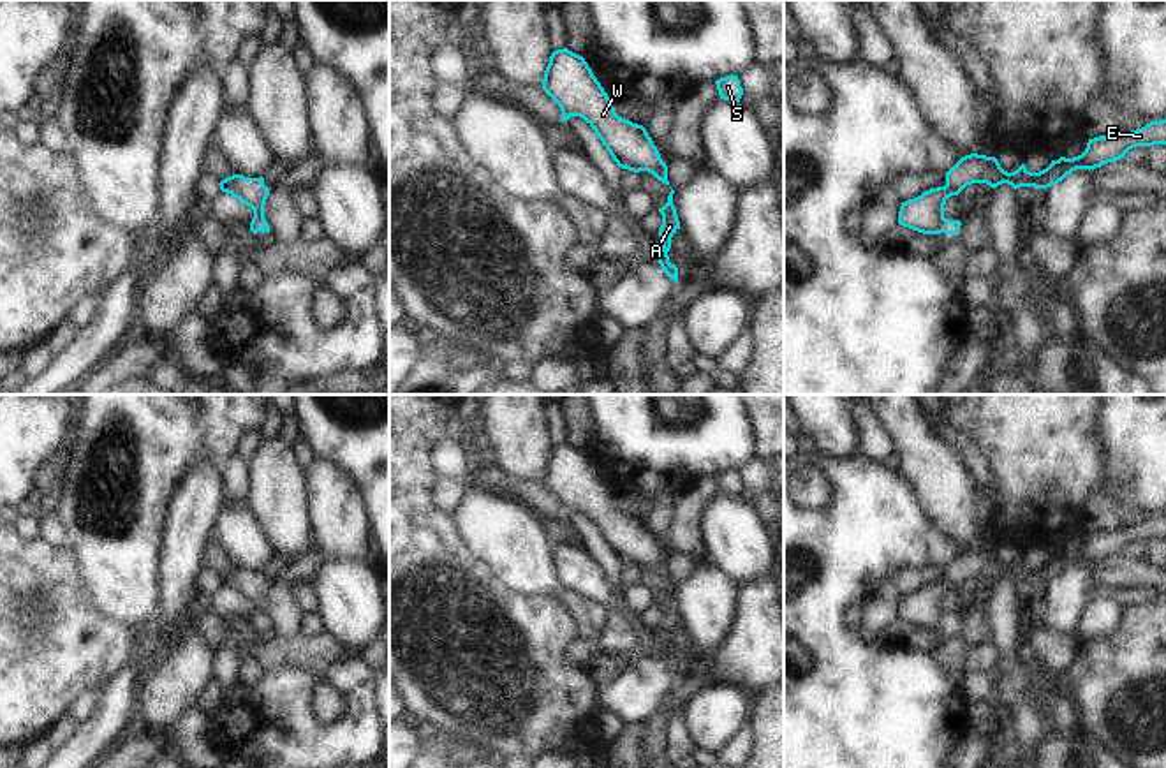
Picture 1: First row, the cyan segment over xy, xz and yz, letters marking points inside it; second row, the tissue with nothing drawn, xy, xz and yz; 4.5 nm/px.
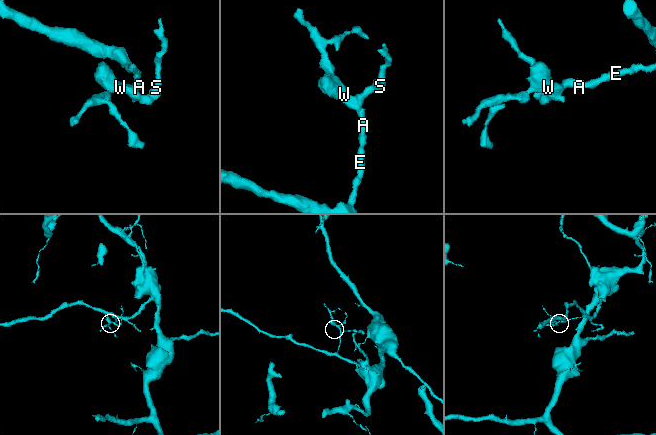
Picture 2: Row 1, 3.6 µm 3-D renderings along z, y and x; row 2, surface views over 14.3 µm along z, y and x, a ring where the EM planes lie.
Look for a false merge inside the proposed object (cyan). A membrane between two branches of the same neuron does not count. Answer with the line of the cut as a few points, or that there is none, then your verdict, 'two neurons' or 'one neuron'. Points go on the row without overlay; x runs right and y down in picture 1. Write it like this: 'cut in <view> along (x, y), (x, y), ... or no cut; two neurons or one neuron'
no cut; one neuron

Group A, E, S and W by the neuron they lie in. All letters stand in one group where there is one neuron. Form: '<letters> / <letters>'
A E S W

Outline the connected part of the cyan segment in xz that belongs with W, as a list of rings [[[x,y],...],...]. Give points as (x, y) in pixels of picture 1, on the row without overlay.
[[[567,442],[550,451],[542,484],[560,500],[562,516],[583,513],[602,535],[618,562],[648,565],[668,576],[668,560],[643,520],[615,507],[615,502],[583,451]]]

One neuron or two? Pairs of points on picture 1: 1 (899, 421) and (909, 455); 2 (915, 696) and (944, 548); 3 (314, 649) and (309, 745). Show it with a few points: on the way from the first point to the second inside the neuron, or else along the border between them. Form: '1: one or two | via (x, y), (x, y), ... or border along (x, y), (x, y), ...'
1: one | via (907, 430), (909, 446)
2: one | via (860, 656), (835, 631), (835, 601), (890, 548)
3: two | border along (272, 666), (298, 666), (316, 675)

